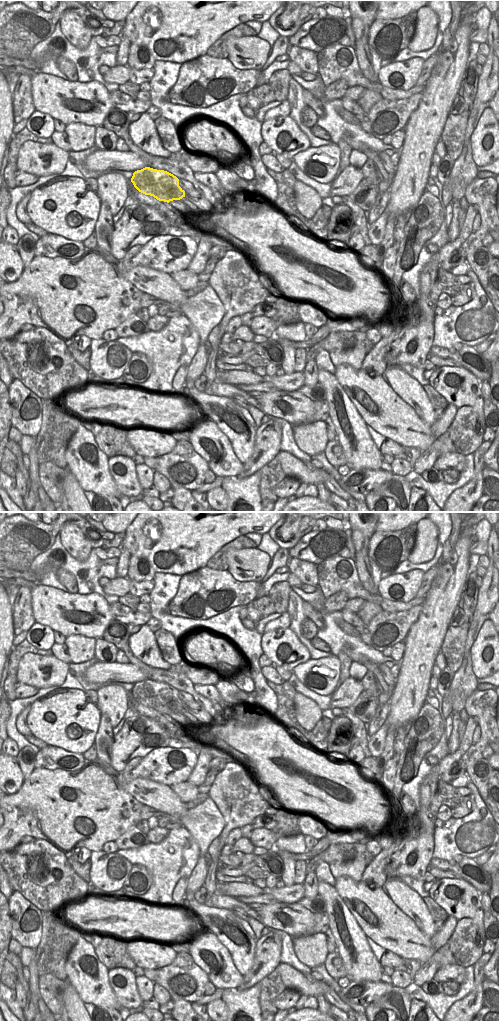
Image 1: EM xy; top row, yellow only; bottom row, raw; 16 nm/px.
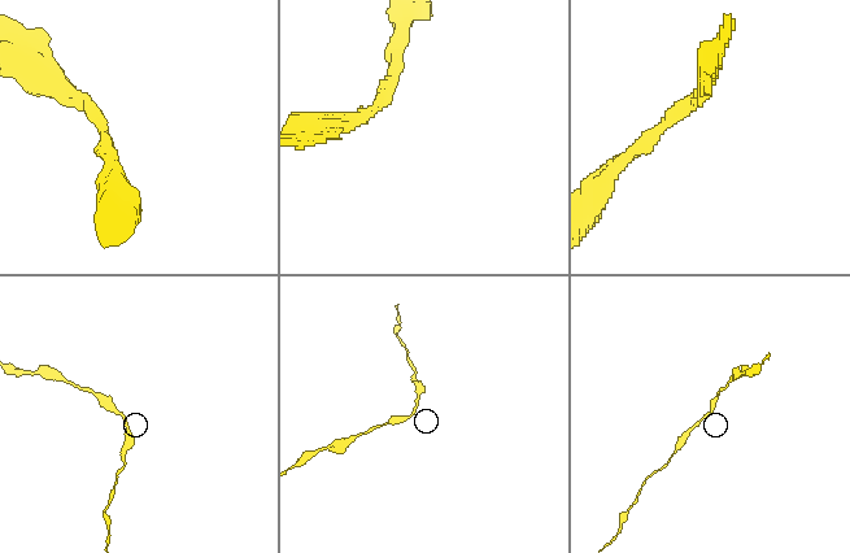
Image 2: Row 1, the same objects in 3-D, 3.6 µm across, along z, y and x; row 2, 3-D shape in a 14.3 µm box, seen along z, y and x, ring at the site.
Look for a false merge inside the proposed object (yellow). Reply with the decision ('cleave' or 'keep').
cleave

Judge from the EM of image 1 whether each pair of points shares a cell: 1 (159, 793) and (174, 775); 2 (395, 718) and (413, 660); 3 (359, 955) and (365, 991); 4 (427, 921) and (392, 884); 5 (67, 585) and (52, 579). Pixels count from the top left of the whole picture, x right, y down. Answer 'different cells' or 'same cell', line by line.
1: different cells
2: same cell
3: different cells
4: same cell
5: same cell

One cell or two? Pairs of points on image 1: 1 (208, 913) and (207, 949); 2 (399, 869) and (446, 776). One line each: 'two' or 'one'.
1: two
2: two

